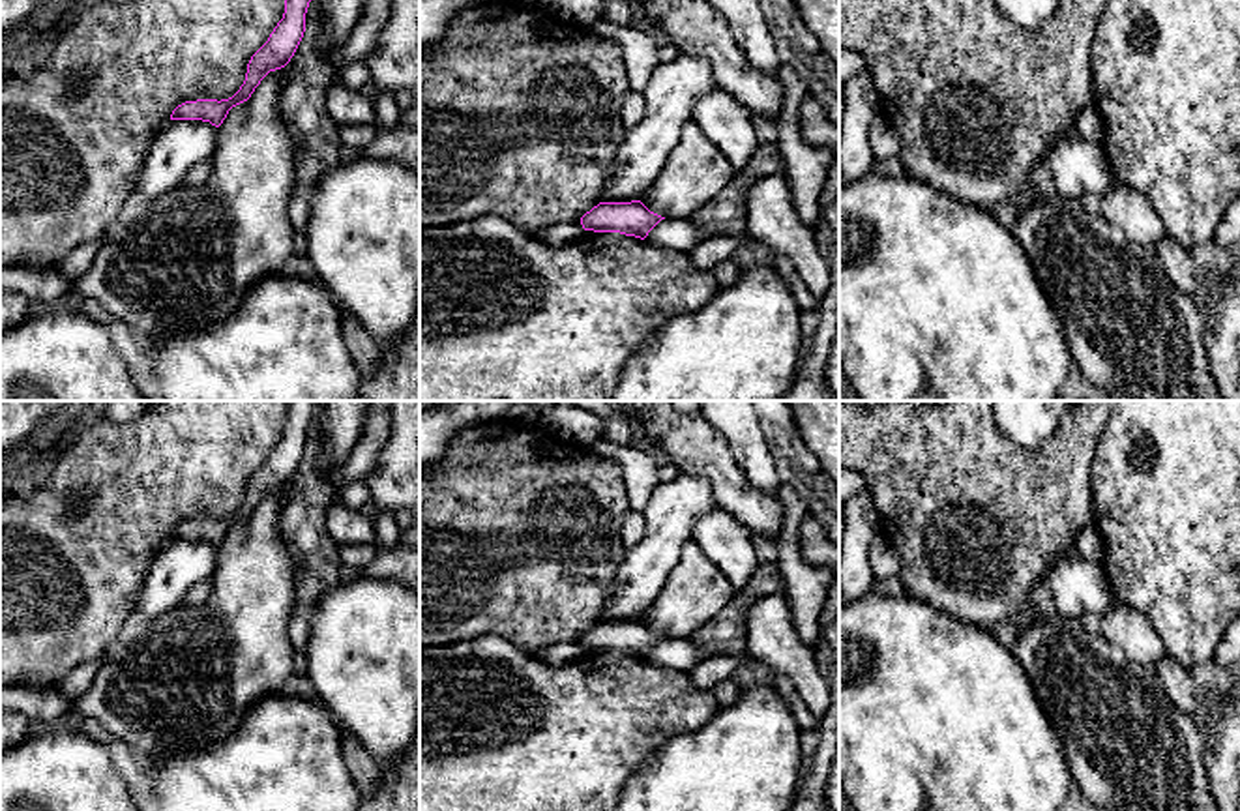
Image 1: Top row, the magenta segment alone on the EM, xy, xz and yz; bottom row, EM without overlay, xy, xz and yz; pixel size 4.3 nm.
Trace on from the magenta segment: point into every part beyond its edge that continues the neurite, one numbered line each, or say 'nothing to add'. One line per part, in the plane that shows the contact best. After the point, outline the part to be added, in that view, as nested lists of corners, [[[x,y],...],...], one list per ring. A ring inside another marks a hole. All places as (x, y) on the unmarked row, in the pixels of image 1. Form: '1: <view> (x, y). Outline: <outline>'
nothing to add

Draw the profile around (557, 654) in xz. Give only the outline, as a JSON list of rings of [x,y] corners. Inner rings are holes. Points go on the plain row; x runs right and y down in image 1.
[[[553,642],[551,646],[534,652],[534,657],[547,665],[558,667],[575,661],[584,652],[586,650],[581,642]]]

